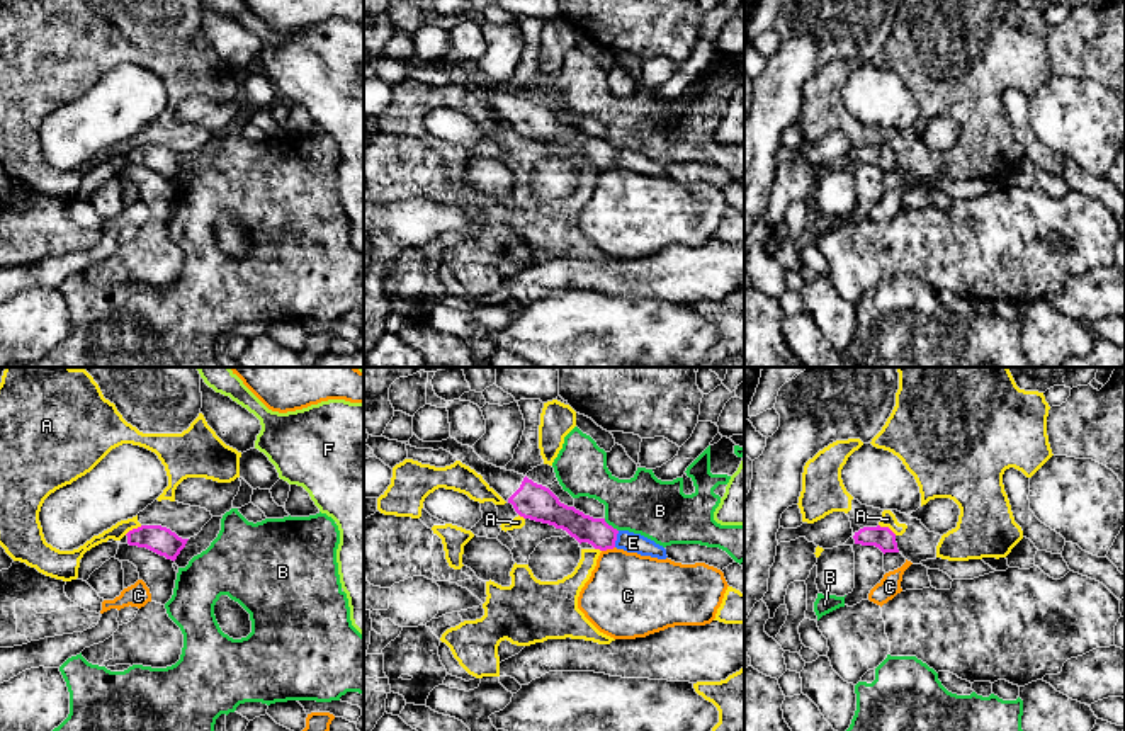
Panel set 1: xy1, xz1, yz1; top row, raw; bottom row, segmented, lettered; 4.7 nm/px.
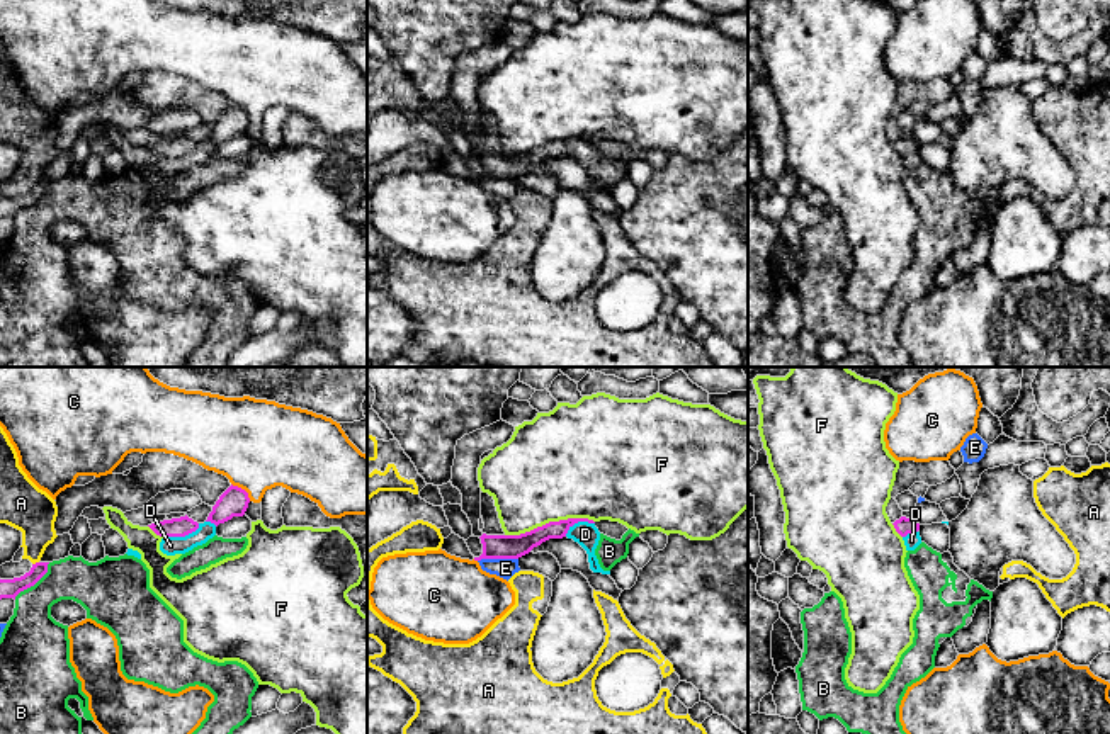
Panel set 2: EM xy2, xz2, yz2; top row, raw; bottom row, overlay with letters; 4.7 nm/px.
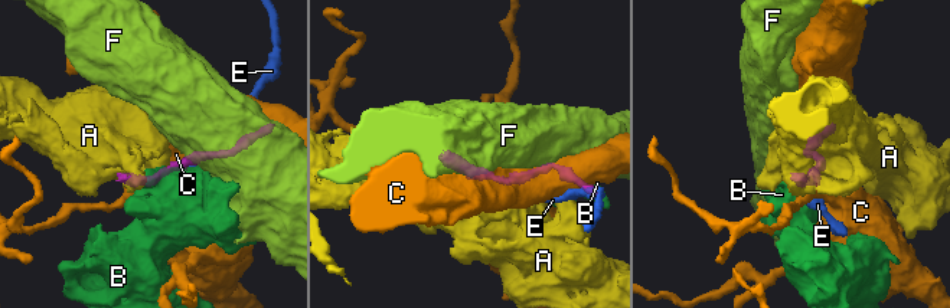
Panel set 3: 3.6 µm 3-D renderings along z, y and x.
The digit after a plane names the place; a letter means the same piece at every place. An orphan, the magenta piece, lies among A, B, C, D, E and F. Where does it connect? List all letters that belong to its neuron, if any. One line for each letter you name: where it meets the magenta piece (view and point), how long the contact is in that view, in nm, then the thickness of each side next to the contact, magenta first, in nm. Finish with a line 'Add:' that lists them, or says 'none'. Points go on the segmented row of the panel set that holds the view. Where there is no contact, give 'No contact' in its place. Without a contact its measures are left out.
Add: none

